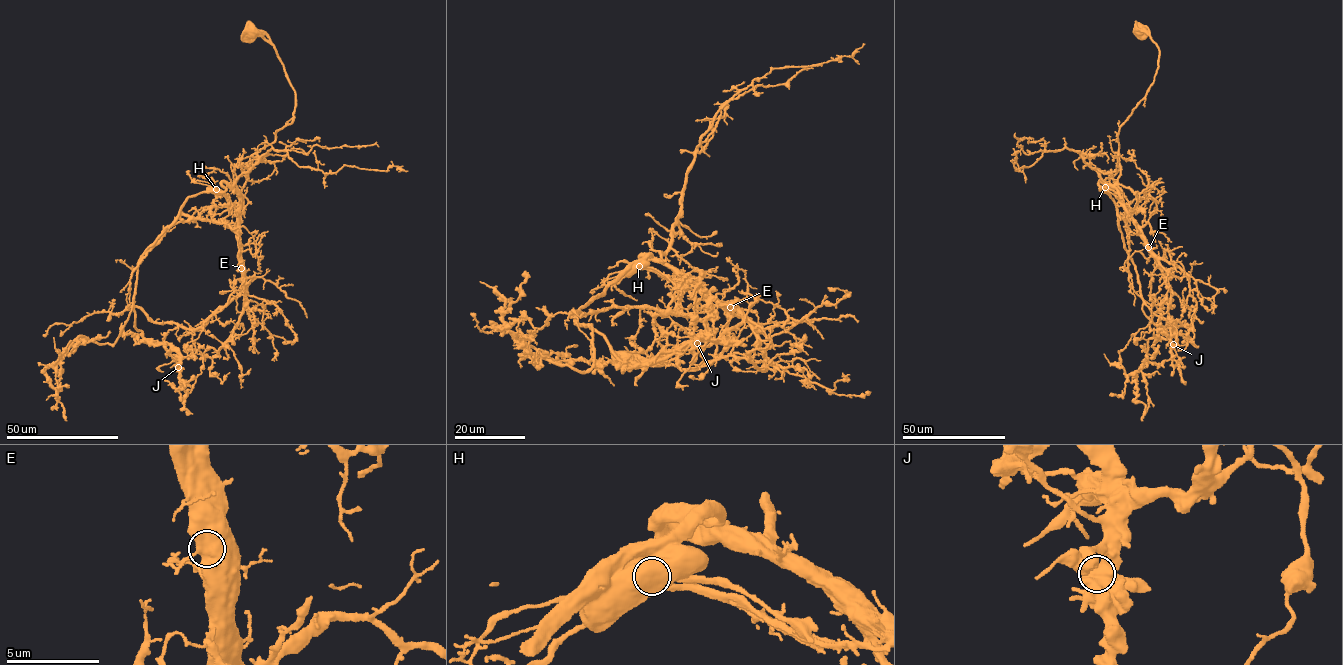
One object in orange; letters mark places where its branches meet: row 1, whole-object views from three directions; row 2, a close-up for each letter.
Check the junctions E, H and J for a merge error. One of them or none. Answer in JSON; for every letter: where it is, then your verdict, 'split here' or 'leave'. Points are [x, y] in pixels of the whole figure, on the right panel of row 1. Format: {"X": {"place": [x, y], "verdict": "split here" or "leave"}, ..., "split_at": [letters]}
{"E": {"place": [1148, 247], "verdict": "leave"}, "H": {"place": [1105, 187], "verdict": "split here"}, "J": {"place": [1173, 344], "verdict": "leave"}, "split_at": ["H"]}

